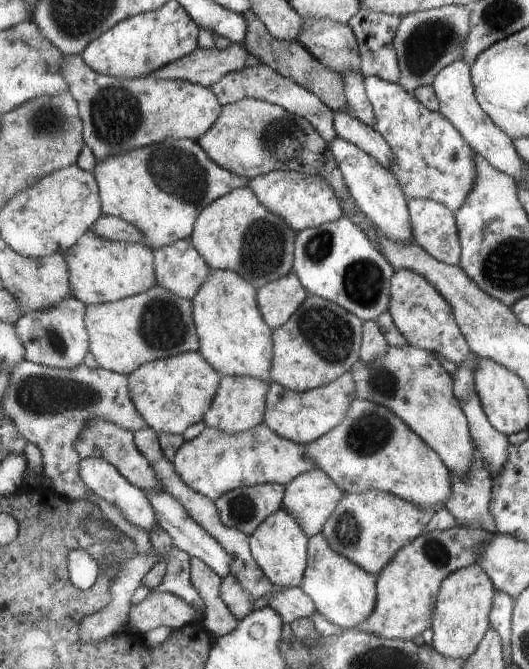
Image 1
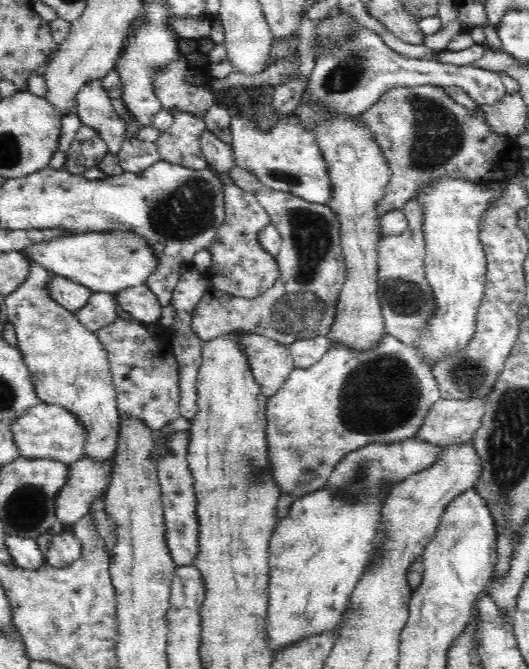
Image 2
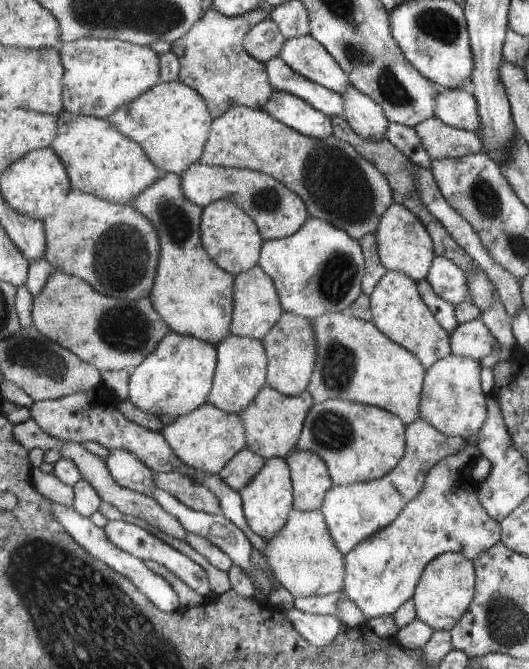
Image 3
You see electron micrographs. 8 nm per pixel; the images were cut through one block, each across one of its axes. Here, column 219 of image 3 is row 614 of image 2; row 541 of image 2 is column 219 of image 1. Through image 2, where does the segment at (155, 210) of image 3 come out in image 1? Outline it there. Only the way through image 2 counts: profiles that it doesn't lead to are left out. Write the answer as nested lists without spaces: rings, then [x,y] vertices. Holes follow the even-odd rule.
[[[215,270],[199,288],[193,301],[200,352],[225,376],[253,376],[273,383],[274,340],[272,327],[265,322],[258,291],[252,283],[233,271]]]

